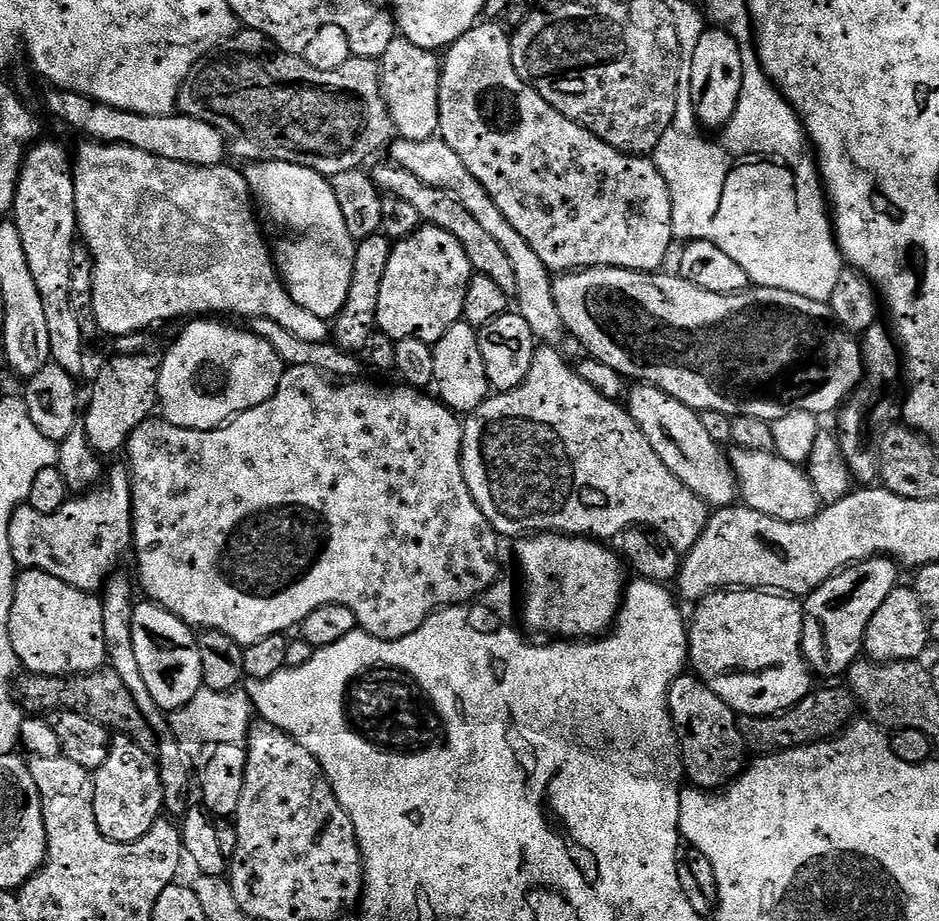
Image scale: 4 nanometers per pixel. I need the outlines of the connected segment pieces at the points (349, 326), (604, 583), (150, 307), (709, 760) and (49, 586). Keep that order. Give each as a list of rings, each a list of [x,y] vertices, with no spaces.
[[[383,234],[371,236],[357,243],[354,270],[350,274],[350,294],[346,294],[346,302],[334,321],[334,343],[342,352],[363,353],[370,338],[378,330],[378,294],[382,290],[382,278],[386,278],[386,266],[390,262],[392,245],[393,241]]]
[[[541,532],[539,534],[533,534],[531,536],[526,536],[526,537],[517,539],[515,541],[515,544],[516,544],[516,560],[518,563],[520,563],[520,576],[522,579],[524,579],[524,588],[522,584],[522,604],[524,600],[524,624],[525,625],[523,624],[523,627],[525,629],[527,629],[526,627],[528,627],[530,631],[537,632],[537,634],[540,635],[537,637],[540,637],[540,638],[563,638],[565,641],[568,641],[568,642],[584,642],[584,641],[587,641],[589,638],[603,637],[605,633],[607,633],[609,629],[611,629],[613,625],[615,625],[616,618],[617,616],[620,615],[620,610],[624,603],[624,593],[626,591],[626,579],[624,580],[624,568],[626,572],[626,564],[625,564],[625,561],[621,559],[619,555],[617,555],[617,553],[616,553],[616,556],[617,556],[616,557],[615,554],[612,553],[610,549],[608,549],[609,545],[607,543],[594,540],[591,538],[585,538],[582,536],[561,536],[560,533],[558,532]]]
[[[84,142],[84,145],[74,152],[72,177],[74,178],[76,226],[83,247],[87,248],[92,256],[92,269],[94,270],[92,305],[96,315],[96,326],[101,333],[105,332],[109,338],[133,336],[136,332],[147,333],[148,328],[154,327],[155,324],[164,324],[167,320],[180,320],[183,316],[200,318],[205,314],[216,314],[212,312],[229,312],[232,316],[248,316],[249,321],[268,318],[270,322],[278,322],[282,330],[294,334],[294,338],[302,338],[302,342],[322,344],[329,339],[329,321],[318,318],[318,314],[310,314],[310,310],[305,310],[303,306],[298,306],[294,298],[290,298],[290,294],[284,289],[284,282],[277,273],[269,241],[258,223],[258,212],[254,207],[252,191],[248,188],[243,171],[239,167],[228,167],[203,168],[182,162],[170,162],[170,158],[158,158],[154,154],[146,154],[146,150],[134,150],[134,146],[122,146],[121,144]]]
[[[692,674],[679,676],[668,695],[672,725],[680,740],[680,756],[684,759],[684,775],[695,787],[720,790],[732,783],[746,767],[744,735],[740,732],[738,714],[714,690],[710,690]]]
[[[33,568],[21,571],[14,586],[14,602],[10,606],[8,633],[14,654],[29,673],[38,676],[79,676],[82,672],[96,672],[105,667],[106,634],[102,631],[101,597],[83,592],[58,578]]]

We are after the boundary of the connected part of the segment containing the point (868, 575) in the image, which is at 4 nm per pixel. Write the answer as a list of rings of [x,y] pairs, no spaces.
[[[877,556],[875,560],[861,560],[845,568],[808,593],[803,601],[802,650],[804,661],[817,677],[843,677],[861,659],[870,618],[874,618],[878,606],[882,606],[882,602],[886,602],[886,597],[898,586],[899,571],[901,569],[895,560]]]

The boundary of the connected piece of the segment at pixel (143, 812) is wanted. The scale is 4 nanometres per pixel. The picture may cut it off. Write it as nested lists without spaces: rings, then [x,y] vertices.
[[[123,734],[113,735],[106,762],[102,762],[102,766],[92,776],[92,805],[98,830],[107,840],[113,840],[116,844],[141,840],[152,829],[154,822],[161,819],[164,812],[164,795],[157,761],[148,756],[146,750],[139,748],[130,737]]]

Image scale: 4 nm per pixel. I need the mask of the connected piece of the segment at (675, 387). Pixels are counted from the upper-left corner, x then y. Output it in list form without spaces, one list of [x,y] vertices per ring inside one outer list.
[[[586,268],[578,272],[569,272],[561,275],[552,285],[558,314],[562,314],[565,329],[573,336],[587,355],[598,362],[606,362],[610,370],[620,373],[621,376],[632,382],[643,382],[661,388],[666,394],[678,398],[695,412],[720,411],[728,417],[749,416],[774,421],[786,418],[791,412],[805,412],[814,414],[817,418],[824,418],[827,412],[835,413],[861,387],[864,379],[864,357],[861,345],[855,335],[849,334],[837,326],[827,315],[825,305],[819,300],[802,298],[802,294],[790,294],[790,290],[774,290],[773,288],[749,287],[746,292],[734,294],[710,294],[710,290],[702,290],[691,284],[679,274],[664,276],[654,272],[635,272],[625,268]]]

